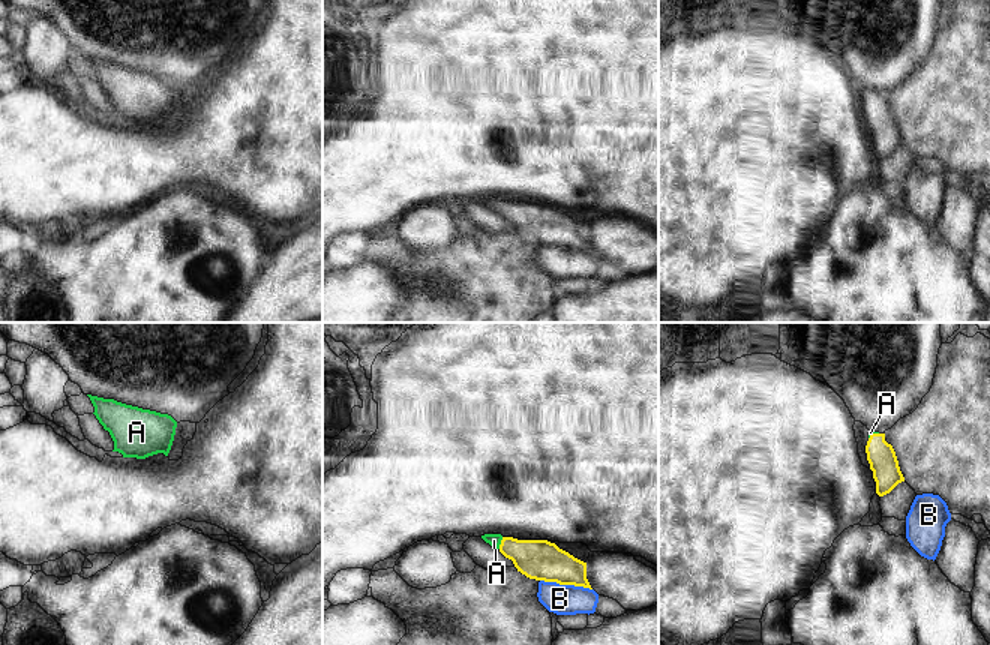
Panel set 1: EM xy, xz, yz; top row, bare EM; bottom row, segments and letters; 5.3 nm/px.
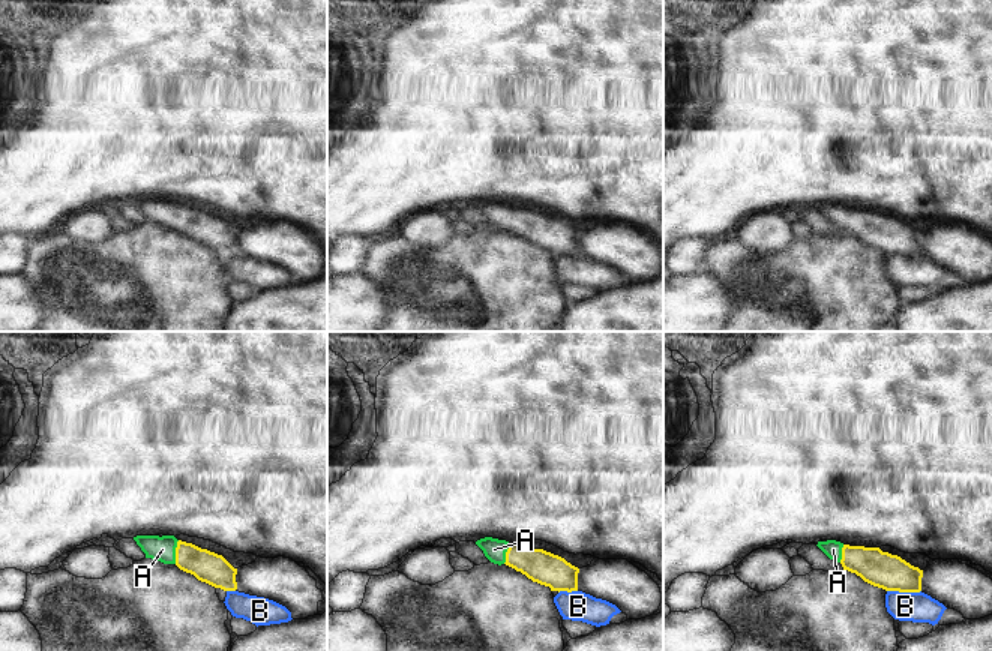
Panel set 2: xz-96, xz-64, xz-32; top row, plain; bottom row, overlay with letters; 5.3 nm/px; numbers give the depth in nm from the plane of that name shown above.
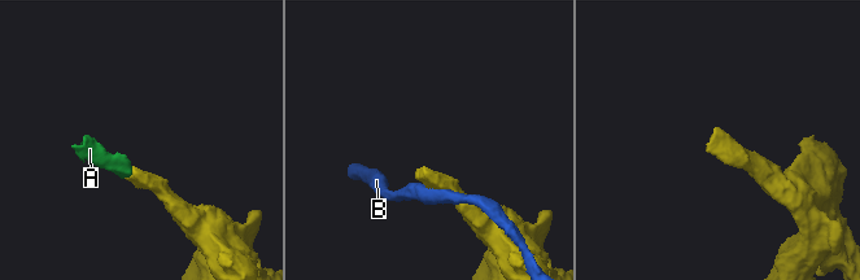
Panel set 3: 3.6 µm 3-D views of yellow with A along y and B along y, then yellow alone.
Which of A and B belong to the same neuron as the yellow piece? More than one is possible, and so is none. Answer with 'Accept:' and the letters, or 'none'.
Accept: A

